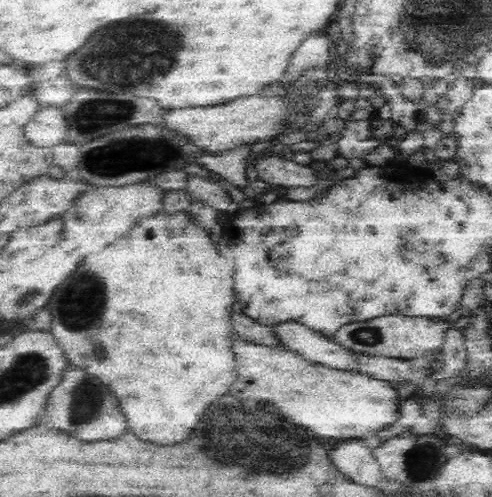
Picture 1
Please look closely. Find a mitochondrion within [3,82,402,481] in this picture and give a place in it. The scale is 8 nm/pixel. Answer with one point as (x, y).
(234, 433)

